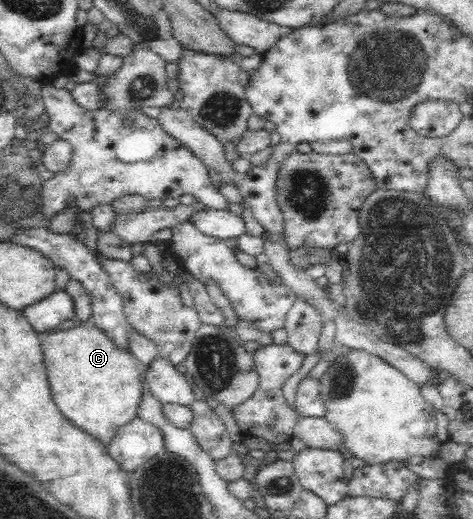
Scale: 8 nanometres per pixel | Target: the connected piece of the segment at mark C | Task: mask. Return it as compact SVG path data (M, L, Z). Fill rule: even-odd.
M92 320L77 327L50 331L40 346L49 385L59 409L73 421L74 425L83 427L87 433L91 433L108 446L117 429L129 424L137 416L146 387L143 373L146 372L148 365L139 361L128 349L115 344L111 337L92 323Z

